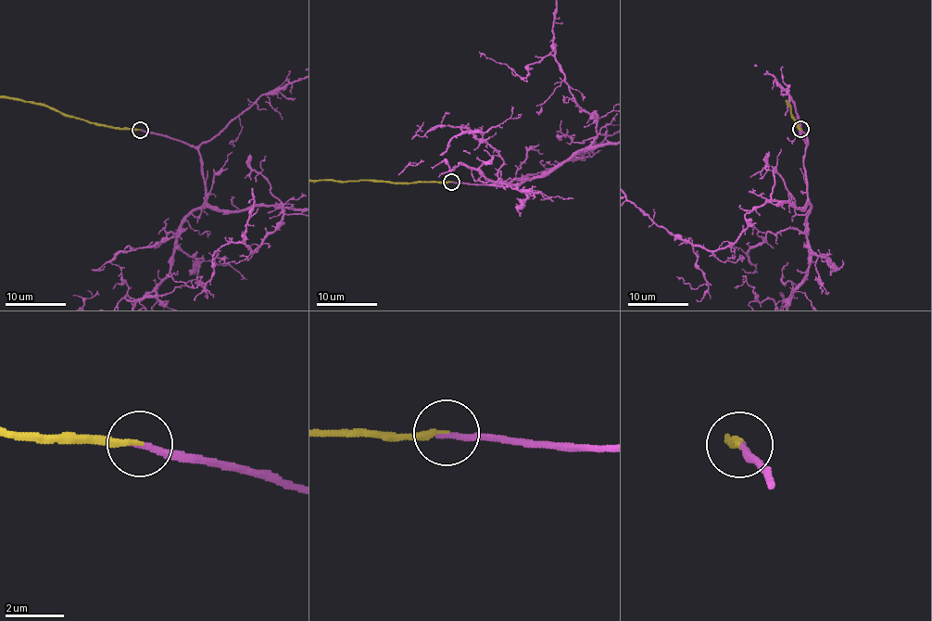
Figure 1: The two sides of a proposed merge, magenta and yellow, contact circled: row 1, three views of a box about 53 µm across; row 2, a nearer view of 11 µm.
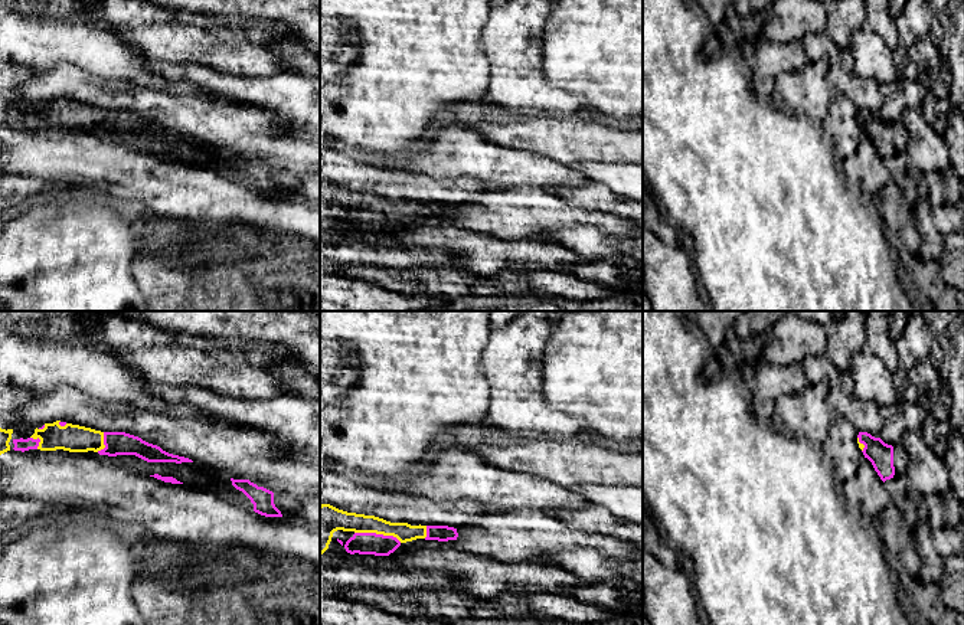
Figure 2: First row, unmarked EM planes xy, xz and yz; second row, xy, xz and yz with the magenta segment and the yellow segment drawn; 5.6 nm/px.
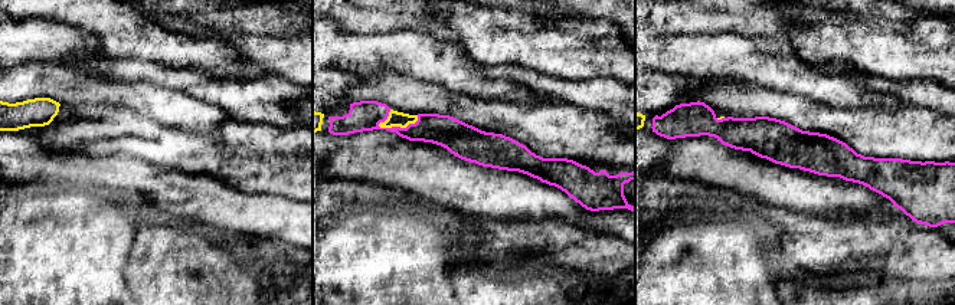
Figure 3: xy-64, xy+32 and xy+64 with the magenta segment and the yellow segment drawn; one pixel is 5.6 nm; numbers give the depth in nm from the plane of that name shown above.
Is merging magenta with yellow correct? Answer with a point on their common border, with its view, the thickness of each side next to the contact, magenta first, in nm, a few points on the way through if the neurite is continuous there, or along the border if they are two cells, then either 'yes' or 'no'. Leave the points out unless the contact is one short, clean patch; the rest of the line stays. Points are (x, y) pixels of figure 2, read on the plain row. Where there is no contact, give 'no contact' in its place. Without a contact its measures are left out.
xz (378, 212) | 130/120 nm | across xz (363, 221), (378, 212), (359, 200), (336, 196) | yes

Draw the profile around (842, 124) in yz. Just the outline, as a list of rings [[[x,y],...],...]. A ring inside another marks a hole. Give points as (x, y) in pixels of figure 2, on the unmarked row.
[[[833,92],[826,131],[830,132],[836,151],[843,158],[853,156],[865,135],[857,121],[857,107],[842,92]]]

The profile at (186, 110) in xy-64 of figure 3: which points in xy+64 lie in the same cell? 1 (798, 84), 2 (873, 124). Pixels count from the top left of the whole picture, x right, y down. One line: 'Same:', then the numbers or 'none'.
Same: 2

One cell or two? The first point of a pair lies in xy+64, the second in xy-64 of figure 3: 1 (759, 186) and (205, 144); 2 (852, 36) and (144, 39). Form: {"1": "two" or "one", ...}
{"1": "two", "2": "one"}

